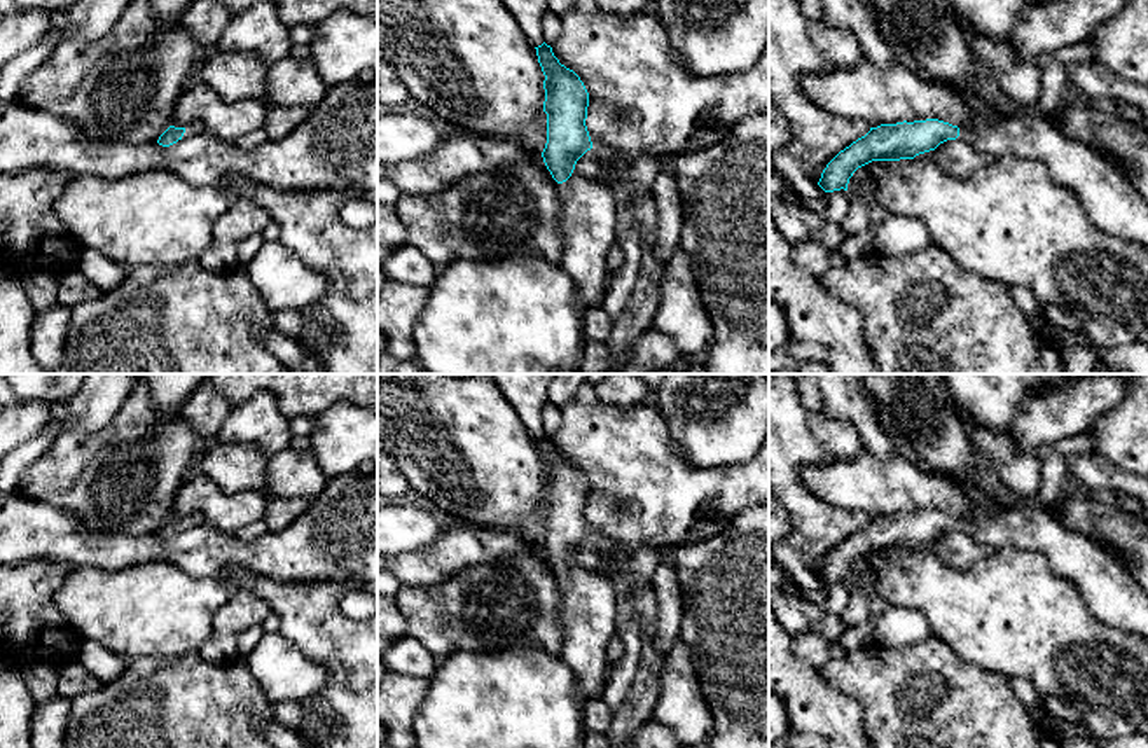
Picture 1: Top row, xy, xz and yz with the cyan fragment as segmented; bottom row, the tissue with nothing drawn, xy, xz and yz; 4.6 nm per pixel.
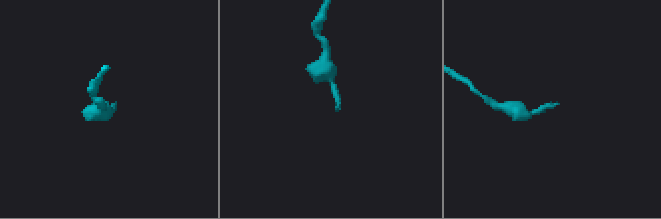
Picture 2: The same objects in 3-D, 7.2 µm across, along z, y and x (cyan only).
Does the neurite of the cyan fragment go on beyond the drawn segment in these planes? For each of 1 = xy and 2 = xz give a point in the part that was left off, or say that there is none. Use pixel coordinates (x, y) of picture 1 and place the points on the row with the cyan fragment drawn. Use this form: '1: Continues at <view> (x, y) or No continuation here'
1: Continues at xy (196, 128)
2: Continues at xz (587, 222)

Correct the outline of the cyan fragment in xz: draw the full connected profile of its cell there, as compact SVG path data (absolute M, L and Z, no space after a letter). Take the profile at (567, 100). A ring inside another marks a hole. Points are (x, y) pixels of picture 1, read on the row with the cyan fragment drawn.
M543 42L535 49L545 75L547 143L542 157L559 184L561 197L563 248L557 264L573 281L580 301L598 308L610 280L605 259L615 245L615 197L610 185L573 171L577 161L592 149L585 126L589 93L584 82L559 63L550 45Z

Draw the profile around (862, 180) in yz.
M872 161L861 168L858 168L847 184L847 192L851 196L867 196L874 185L874 180L879 171L889 166L893 161Z

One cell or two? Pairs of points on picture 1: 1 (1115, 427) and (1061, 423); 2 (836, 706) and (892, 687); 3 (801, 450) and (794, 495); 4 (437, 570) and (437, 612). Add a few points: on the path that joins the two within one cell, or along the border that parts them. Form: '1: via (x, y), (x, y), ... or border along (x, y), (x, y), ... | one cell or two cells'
1: border along (1122, 399), (1099, 415), (1087, 430) | two cells
2: border along (822, 675), (860, 706), (865, 729) | two cells
3: via (790, 460), (788, 484) | one cell
4: border along (474, 567), (463, 568), (441, 582), (402, 586) | two cells

